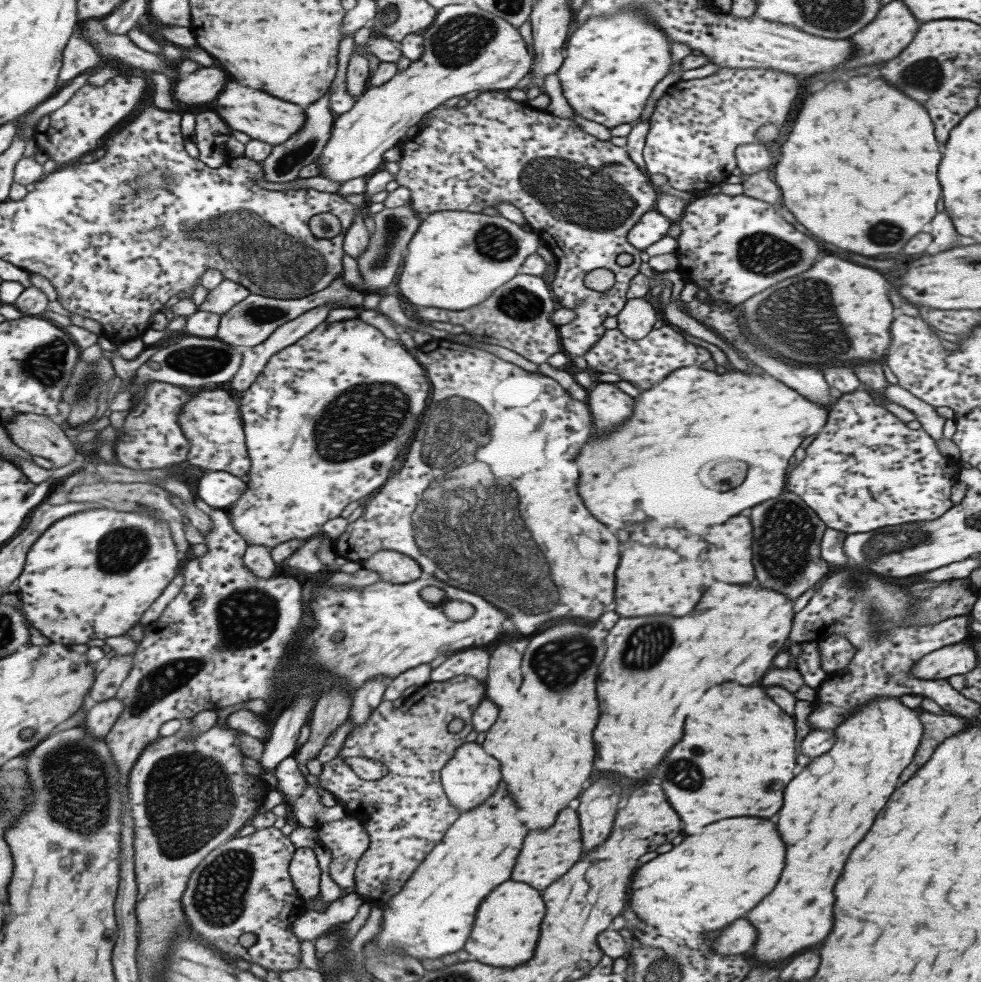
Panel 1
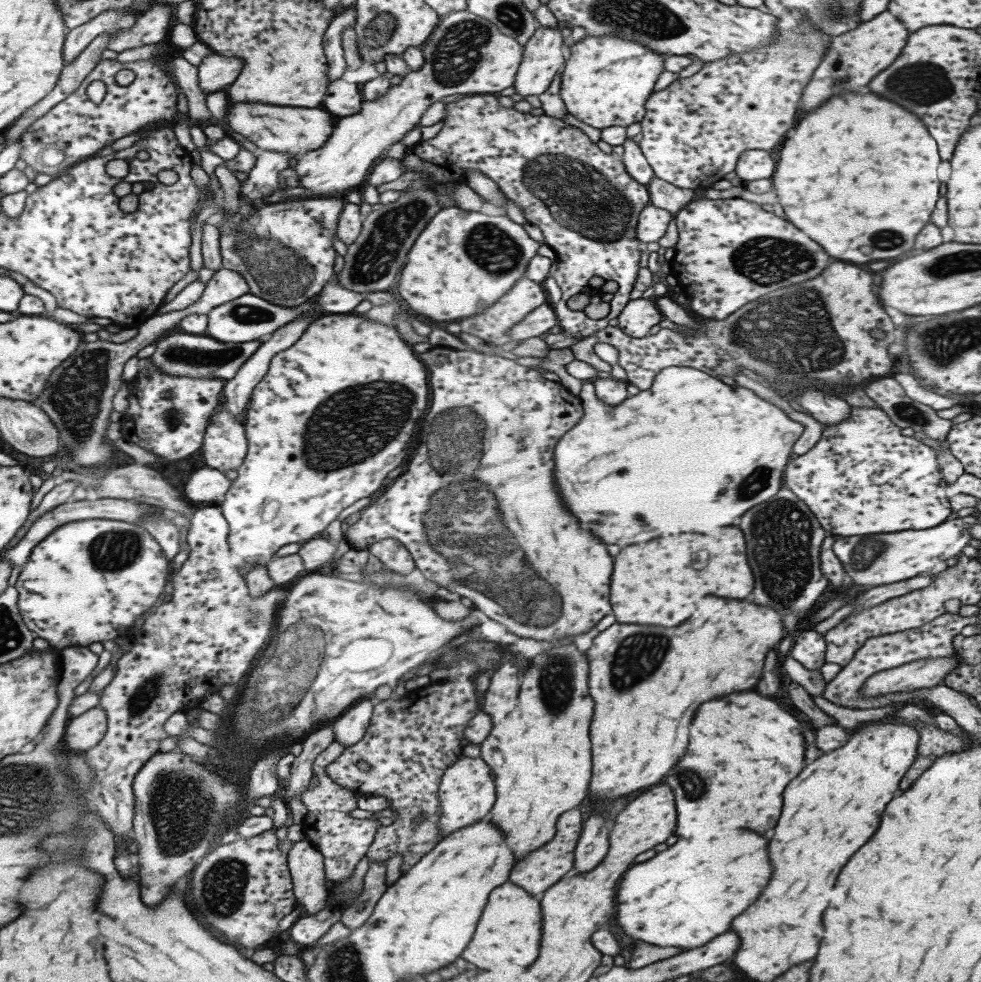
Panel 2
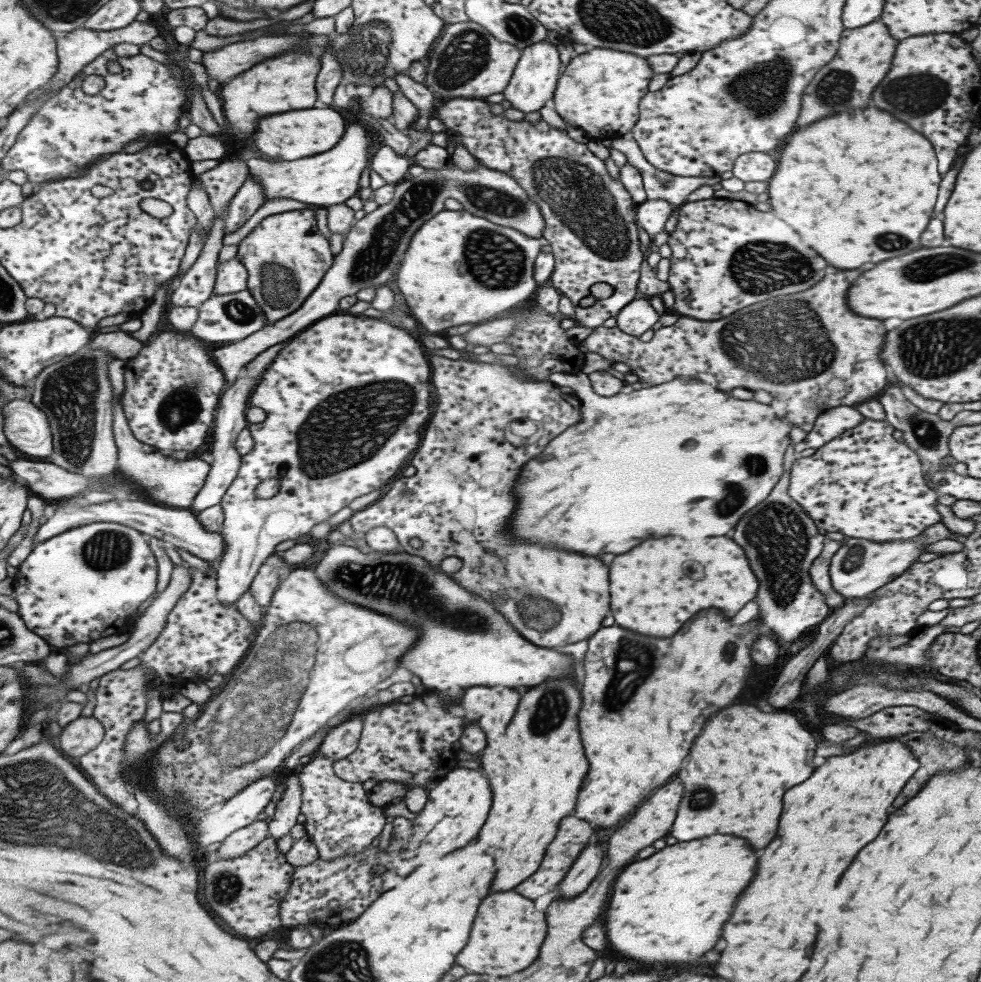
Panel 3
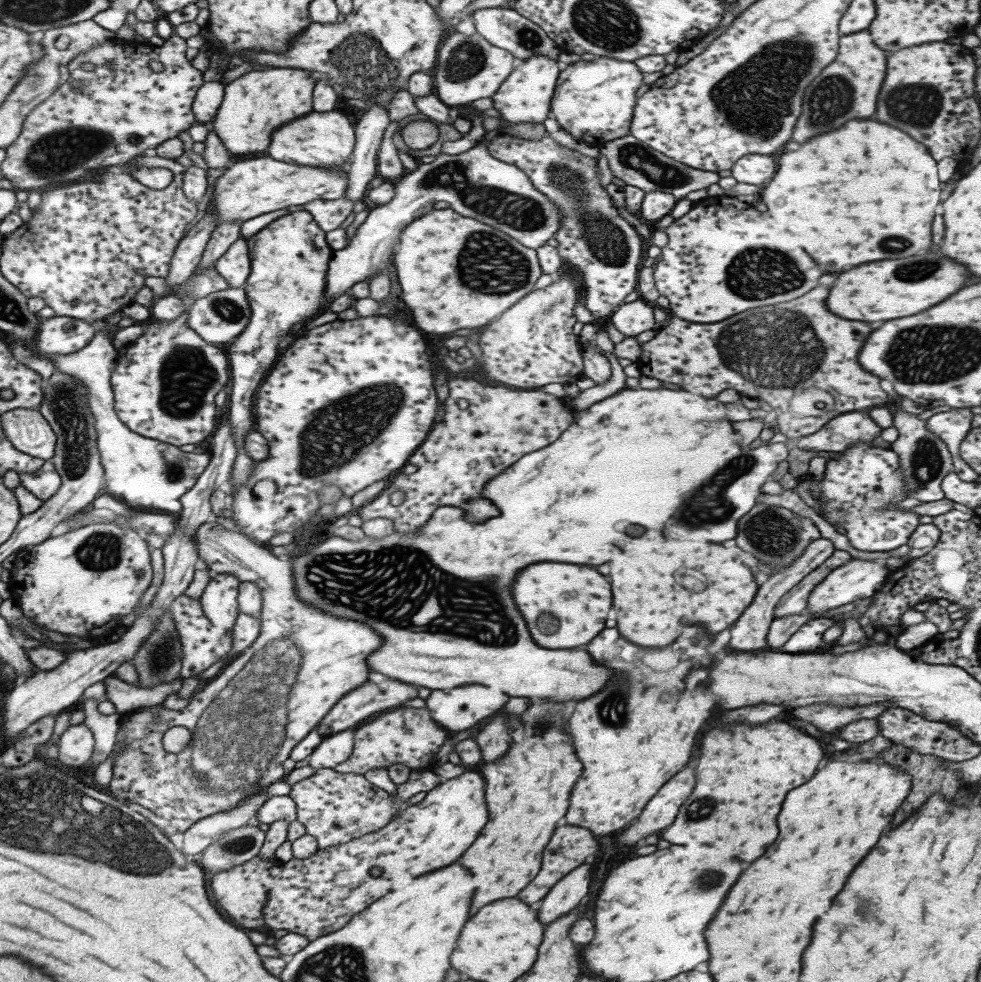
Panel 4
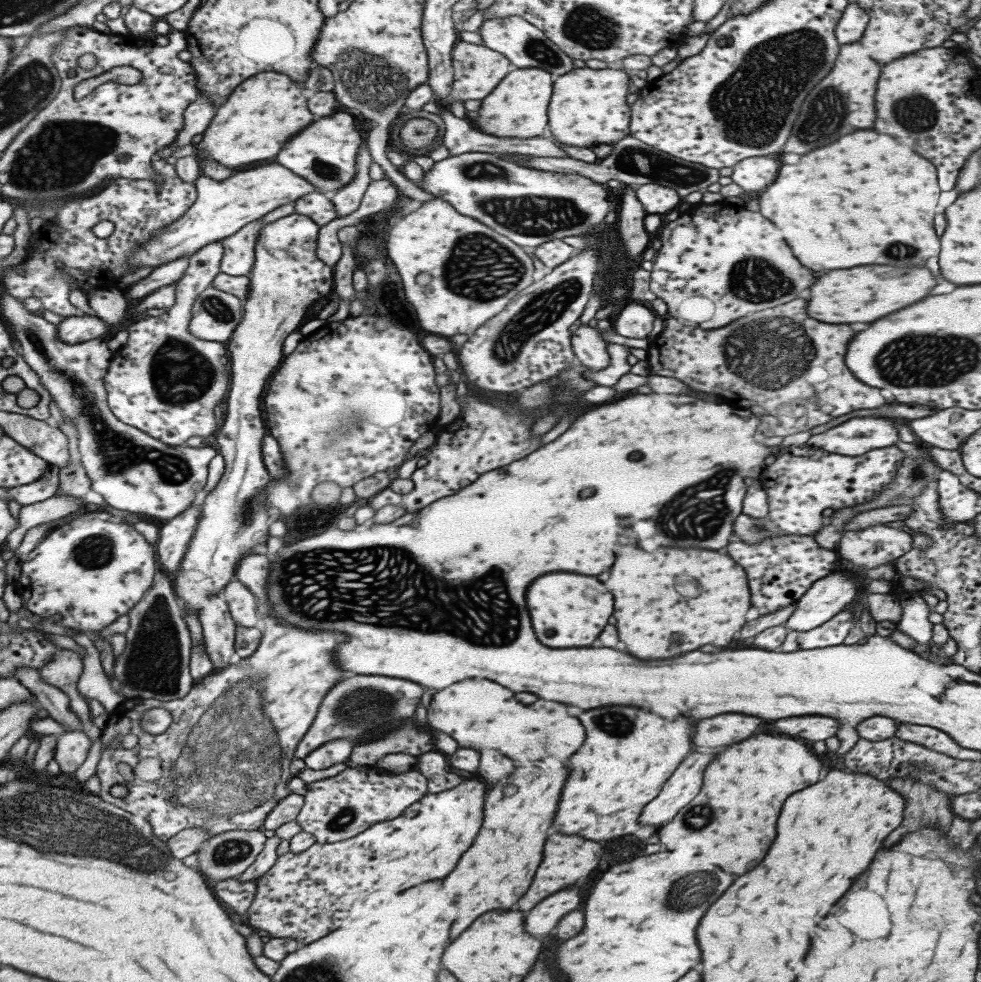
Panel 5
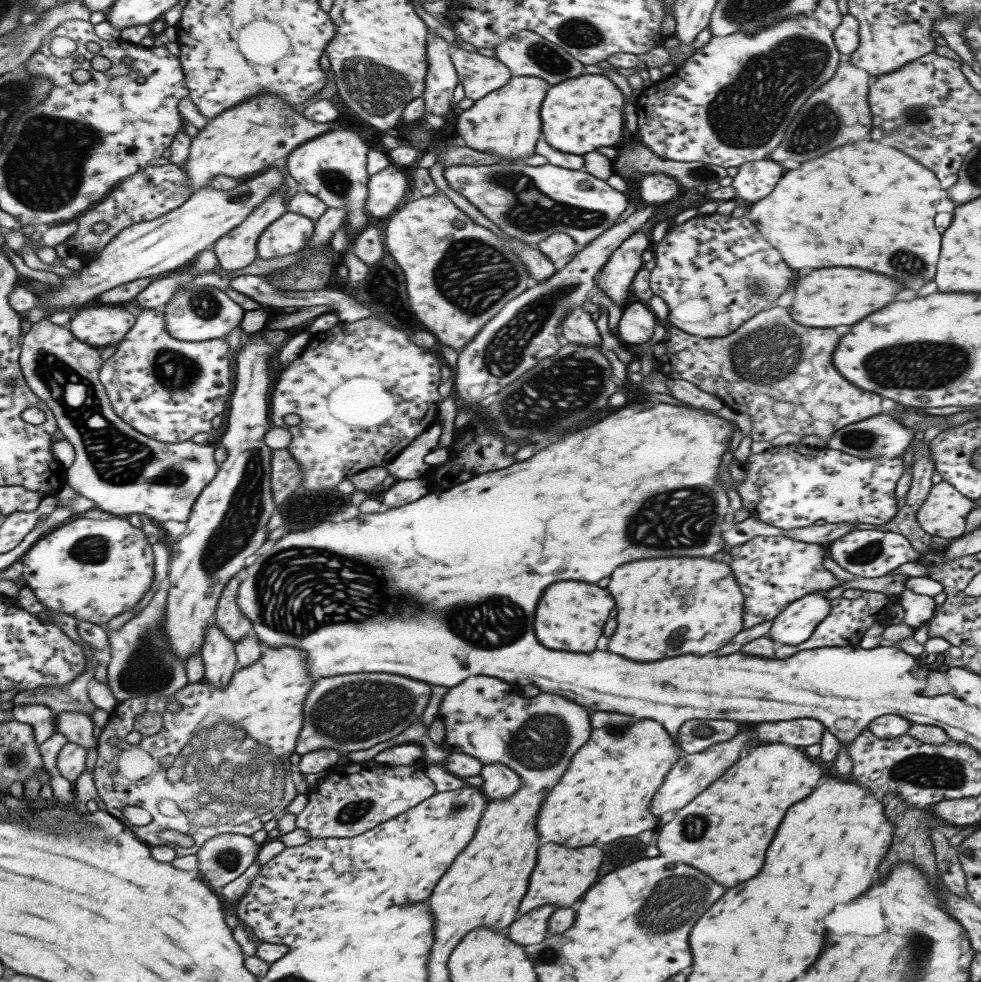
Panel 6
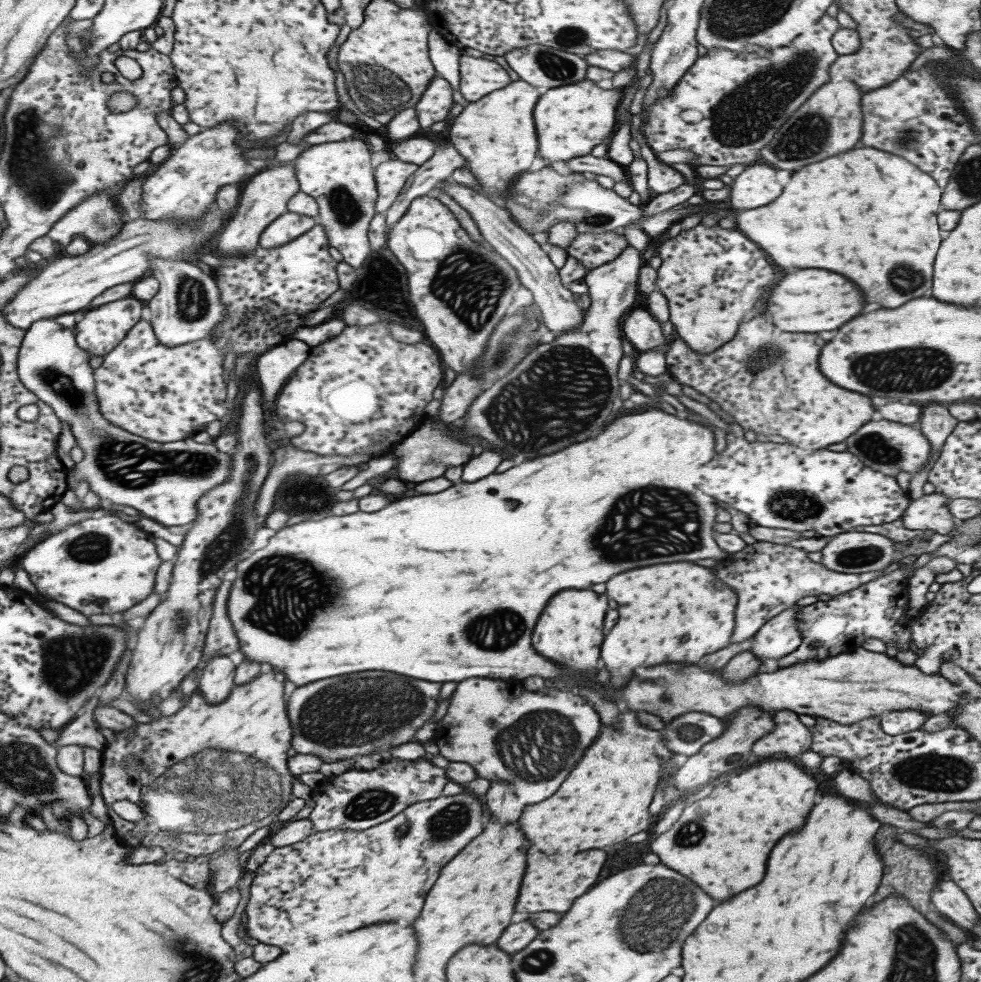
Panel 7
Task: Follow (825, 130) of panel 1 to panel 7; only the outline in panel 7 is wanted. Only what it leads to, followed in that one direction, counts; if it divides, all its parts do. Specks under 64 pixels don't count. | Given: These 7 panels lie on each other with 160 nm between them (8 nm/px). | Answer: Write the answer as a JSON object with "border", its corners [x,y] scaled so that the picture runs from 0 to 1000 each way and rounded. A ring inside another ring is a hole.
{"border":[[[872,151],[872,153],[863,153],[859,157],[841,161],[837,165],[829,165],[829,167],[819,169],[817,173],[808,175],[806,183],[800,187],[800,191],[796,193],[796,198],[788,206],[784,206],[782,210],[774,210],[774,212],[753,216],[751,222],[749,222],[749,228],[766,246],[770,246],[776,255],[780,255],[792,271],[800,271],[800,273],[839,273],[839,275],[859,279],[870,289],[874,289],[876,295],[880,295],[884,310],[896,310],[896,314],[914,314],[914,312],[918,312],[920,308],[925,308],[929,303],[941,301],[943,295],[949,293],[951,261],[953,261],[955,251],[959,246],[959,240],[957,240],[957,234],[955,234],[955,228],[953,228],[953,218],[955,218],[959,197],[960,190],[955,189],[952,181],[943,177],[941,173],[933,168],[927,167],[925,163],[920,163],[916,159],[910,159],[910,157],[902,157],[902,155],[892,153],[892,151]]]}

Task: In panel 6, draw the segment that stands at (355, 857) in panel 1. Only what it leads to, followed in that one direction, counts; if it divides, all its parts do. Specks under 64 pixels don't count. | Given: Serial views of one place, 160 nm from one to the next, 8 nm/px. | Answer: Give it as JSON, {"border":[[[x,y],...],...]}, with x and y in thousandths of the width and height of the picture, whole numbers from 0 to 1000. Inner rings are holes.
{"border":[[[380,775],[372,777],[353,778],[351,786],[337,792],[328,794],[327,797],[317,800],[312,810],[312,820],[305,829],[301,830],[301,841],[314,847],[319,853],[358,853],[368,849],[398,833],[406,832],[407,829],[418,825],[420,821],[426,820],[444,804],[438,792],[430,784],[418,780],[396,780]]]}

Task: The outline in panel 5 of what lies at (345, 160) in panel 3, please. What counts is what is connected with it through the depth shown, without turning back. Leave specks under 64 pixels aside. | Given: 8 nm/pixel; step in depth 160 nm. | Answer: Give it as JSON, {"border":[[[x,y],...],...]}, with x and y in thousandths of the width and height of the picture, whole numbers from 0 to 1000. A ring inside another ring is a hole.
{"border":[[[279,163],[256,172],[238,173],[232,180],[224,184],[204,177],[197,188],[200,191],[199,205],[189,218],[182,221],[182,225],[166,231],[164,235],[154,239],[150,247],[140,251],[139,255],[130,259],[129,273],[134,277],[148,272],[154,272],[156,275],[174,265],[192,263],[202,253],[215,246],[224,246],[225,243],[240,238],[253,226],[264,224],[280,212],[299,207],[310,198],[322,193],[315,184],[299,177]]]}

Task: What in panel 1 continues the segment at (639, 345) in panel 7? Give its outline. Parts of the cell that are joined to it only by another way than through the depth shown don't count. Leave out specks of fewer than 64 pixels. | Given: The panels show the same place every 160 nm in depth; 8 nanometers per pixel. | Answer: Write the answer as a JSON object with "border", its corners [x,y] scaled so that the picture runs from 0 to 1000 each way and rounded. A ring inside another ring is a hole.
{"border":[[[655,302],[642,303],[628,320],[628,335],[639,345],[652,346],[667,335],[666,330],[673,322],[674,319],[664,313],[662,307]]]}

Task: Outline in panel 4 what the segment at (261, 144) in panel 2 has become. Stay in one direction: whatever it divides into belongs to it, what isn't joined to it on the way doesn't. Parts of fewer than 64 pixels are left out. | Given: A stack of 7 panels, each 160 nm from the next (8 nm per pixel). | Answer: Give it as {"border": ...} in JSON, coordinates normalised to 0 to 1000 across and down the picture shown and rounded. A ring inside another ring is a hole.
{"border":[[[317,114],[276,136],[270,157],[300,168],[347,172],[356,165],[361,150],[361,126],[346,114]]]}

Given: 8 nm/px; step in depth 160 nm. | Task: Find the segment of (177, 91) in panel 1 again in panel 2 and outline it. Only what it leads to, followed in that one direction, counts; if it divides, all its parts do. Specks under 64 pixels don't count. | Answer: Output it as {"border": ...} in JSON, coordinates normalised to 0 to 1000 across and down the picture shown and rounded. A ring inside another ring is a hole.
{"border":[[[206,52],[206,62],[200,67],[201,86],[203,90],[214,95],[228,92],[242,79],[247,59],[240,57],[225,57],[219,53]]]}

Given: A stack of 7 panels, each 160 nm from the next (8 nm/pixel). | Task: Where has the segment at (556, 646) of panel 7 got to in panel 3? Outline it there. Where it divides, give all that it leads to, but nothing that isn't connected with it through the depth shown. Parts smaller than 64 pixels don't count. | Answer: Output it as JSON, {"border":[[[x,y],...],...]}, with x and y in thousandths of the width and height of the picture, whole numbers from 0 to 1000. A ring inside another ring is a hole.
{"border":[[[437,363],[435,365],[437,373],[439,373],[439,393],[441,393],[441,399],[443,399],[443,418],[439,422],[434,430],[433,447],[432,450],[427,451],[425,457],[423,457],[423,462],[419,466],[418,474],[422,475],[423,483],[417,487],[409,486],[405,488],[398,499],[389,506],[389,508],[384,508],[381,512],[378,512],[374,517],[367,519],[366,521],[361,521],[356,527],[356,534],[360,541],[363,542],[374,542],[383,536],[391,536],[403,543],[404,549],[409,556],[411,562],[419,562],[421,560],[417,558],[417,548],[426,548],[429,550],[429,558],[423,558],[423,566],[431,568],[437,576],[445,578],[448,580],[448,572],[456,566],[464,566],[464,568],[470,568],[470,578],[462,585],[458,585],[460,589],[464,589],[464,593],[468,597],[472,597],[472,601],[480,603],[480,605],[486,605],[490,609],[501,609],[503,612],[504,620],[509,621],[515,631],[539,654],[543,654],[545,658],[574,658],[574,656],[584,656],[584,654],[590,654],[590,652],[596,652],[600,650],[607,642],[613,640],[613,631],[615,627],[619,625],[621,621],[621,605],[619,605],[619,576],[609,570],[609,568],[602,568],[602,566],[592,566],[592,564],[582,564],[578,560],[562,560],[562,558],[554,558],[554,556],[545,556],[545,554],[531,554],[531,552],[523,552],[519,546],[517,546],[517,534],[519,534],[521,523],[525,519],[525,507],[524,499],[526,495],[527,484],[532,478],[532,474],[538,469],[539,466],[543,466],[548,462],[551,462],[552,456],[556,454],[549,452],[549,454],[523,454],[519,452],[515,446],[513,446],[513,438],[519,430],[523,428],[543,428],[543,430],[549,430],[554,434],[554,446],[556,448],[562,448],[566,446],[569,442],[572,442],[579,434],[585,433],[591,427],[590,418],[590,406],[582,400],[573,400],[570,393],[556,388],[546,388],[545,386],[540,386],[539,384],[534,384],[530,382],[526,375],[521,372],[505,372],[503,370],[490,370],[485,368],[477,368],[476,364],[470,363],[470,366],[460,367],[456,365],[450,365],[450,363]],[[414,499],[419,500],[419,503],[412,503]],[[513,564],[513,566],[511,566]],[[476,580],[476,582],[472,582]],[[535,607],[549,607],[549,609],[556,609],[556,611],[562,611],[562,613],[556,613],[556,611],[547,611],[547,609],[539,609],[539,611],[533,611]],[[531,611],[531,613],[529,613]],[[507,613],[513,613],[513,615],[507,615]],[[562,615],[570,621],[570,631],[568,631],[568,623],[566,619],[562,619]],[[529,617],[529,619],[527,619]],[[529,621],[529,623],[527,623]],[[539,625],[539,627],[537,627]],[[551,631],[562,631],[560,637],[551,637]],[[537,635],[537,637],[535,637]],[[539,640],[545,640],[547,646],[541,646]]]}

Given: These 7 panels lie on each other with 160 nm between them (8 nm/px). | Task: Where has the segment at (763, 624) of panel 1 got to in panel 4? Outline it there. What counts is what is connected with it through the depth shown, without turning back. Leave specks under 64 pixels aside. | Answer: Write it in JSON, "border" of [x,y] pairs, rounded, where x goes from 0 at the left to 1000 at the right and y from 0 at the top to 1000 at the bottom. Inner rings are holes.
{"border":[[[627,640],[613,642],[598,656],[596,662],[604,674],[623,680],[631,690],[625,690],[602,711],[588,715],[578,733],[594,786],[582,804],[574,839],[594,841],[607,851],[637,843],[649,833],[670,802],[700,778],[708,749],[725,729],[727,711],[717,699],[706,701],[710,707],[706,703],[694,703],[694,699],[706,678],[715,682],[725,676],[727,670],[719,666],[723,656],[725,648],[708,640],[704,648],[690,650],[678,662],[651,660],[633,650]]]}

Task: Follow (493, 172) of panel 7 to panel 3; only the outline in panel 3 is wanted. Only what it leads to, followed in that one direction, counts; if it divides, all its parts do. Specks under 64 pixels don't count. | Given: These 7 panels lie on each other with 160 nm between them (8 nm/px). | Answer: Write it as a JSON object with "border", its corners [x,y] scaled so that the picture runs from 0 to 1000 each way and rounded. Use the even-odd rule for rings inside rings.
{"border":[[[549,42],[530,51],[528,62],[517,88],[512,92],[513,100],[521,109],[536,114],[548,113],[560,100],[563,100],[570,79],[570,58],[567,47],[560,42]]]}

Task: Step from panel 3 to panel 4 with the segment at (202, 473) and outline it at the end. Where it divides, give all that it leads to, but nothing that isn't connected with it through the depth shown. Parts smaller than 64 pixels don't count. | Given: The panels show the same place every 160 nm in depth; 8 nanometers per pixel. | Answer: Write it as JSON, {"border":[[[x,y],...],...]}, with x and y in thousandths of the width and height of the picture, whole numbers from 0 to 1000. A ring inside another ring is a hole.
{"border":[[[123,314],[106,324],[111,335],[97,338],[95,345],[83,356],[66,362],[34,360],[47,365],[56,372],[56,378],[69,381],[77,390],[85,392],[90,419],[96,426],[98,458],[105,476],[107,501],[125,510],[134,517],[166,519],[172,523],[183,520],[183,506],[189,503],[208,481],[213,470],[213,461],[186,460],[181,455],[134,440],[120,426],[115,413],[115,400],[111,386],[122,362],[114,352],[114,340],[123,325]]]}

